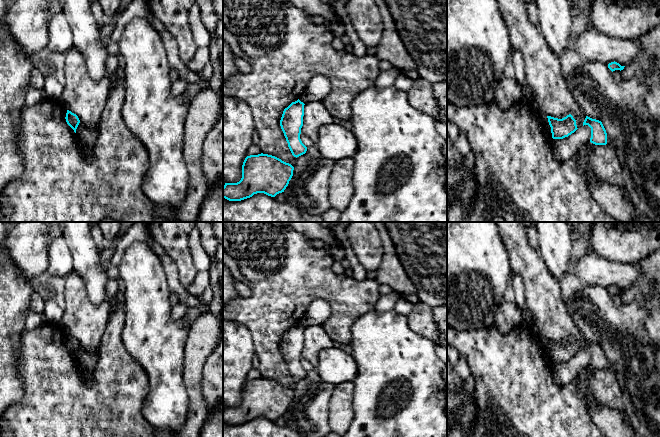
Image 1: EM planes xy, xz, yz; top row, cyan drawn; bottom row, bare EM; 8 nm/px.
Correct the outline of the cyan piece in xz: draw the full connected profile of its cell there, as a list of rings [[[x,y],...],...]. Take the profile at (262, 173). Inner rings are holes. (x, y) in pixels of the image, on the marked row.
[[[258,154],[247,156],[242,165],[242,178],[237,183],[225,183],[223,198],[241,201],[257,193],[275,197],[284,192],[293,176],[294,167],[281,159]]]

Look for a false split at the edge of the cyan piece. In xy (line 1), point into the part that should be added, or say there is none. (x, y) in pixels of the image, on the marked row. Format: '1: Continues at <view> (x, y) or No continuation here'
1: No continuation here

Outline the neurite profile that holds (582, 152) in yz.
[[[589,142],[587,144],[582,145],[581,147],[579,147],[577,149],[577,151],[574,153],[573,156],[575,157],[579,157],[580,158],[580,164],[582,166],[586,166],[587,165],[587,161],[588,161],[588,153],[590,151],[590,147],[591,147],[592,143]]]

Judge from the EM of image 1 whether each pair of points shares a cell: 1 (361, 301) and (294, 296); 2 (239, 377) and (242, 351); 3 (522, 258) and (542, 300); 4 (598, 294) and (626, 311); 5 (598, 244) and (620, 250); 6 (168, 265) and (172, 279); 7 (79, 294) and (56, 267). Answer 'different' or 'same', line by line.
1: same
2: same
3: same
4: same
5: same
6: same
7: different

